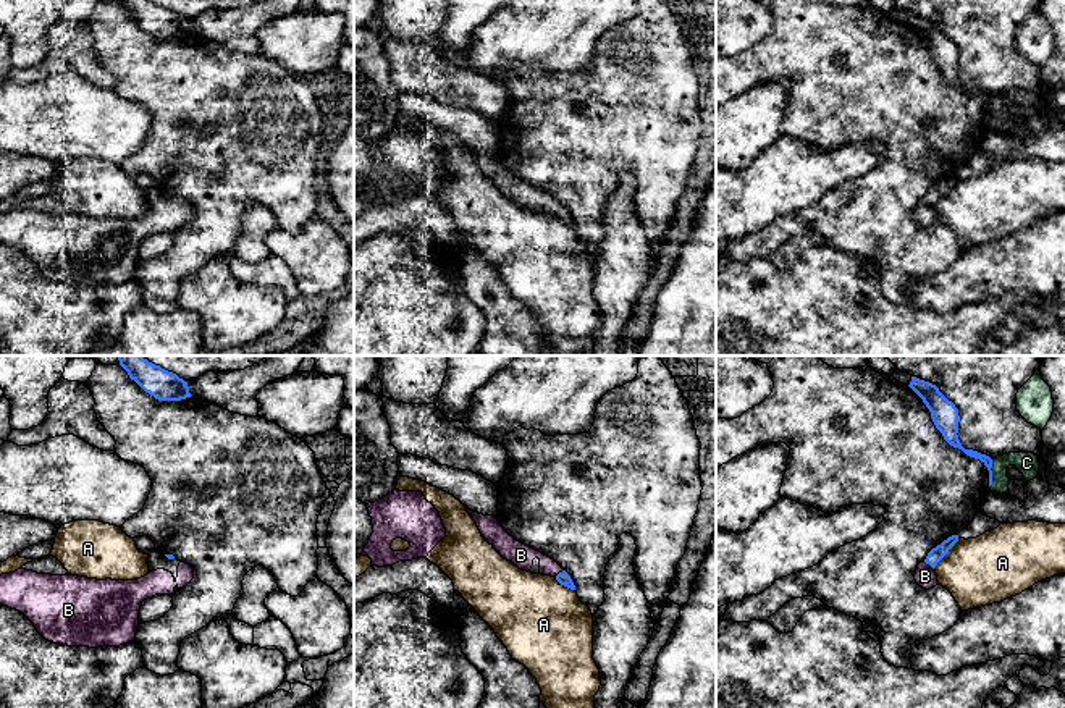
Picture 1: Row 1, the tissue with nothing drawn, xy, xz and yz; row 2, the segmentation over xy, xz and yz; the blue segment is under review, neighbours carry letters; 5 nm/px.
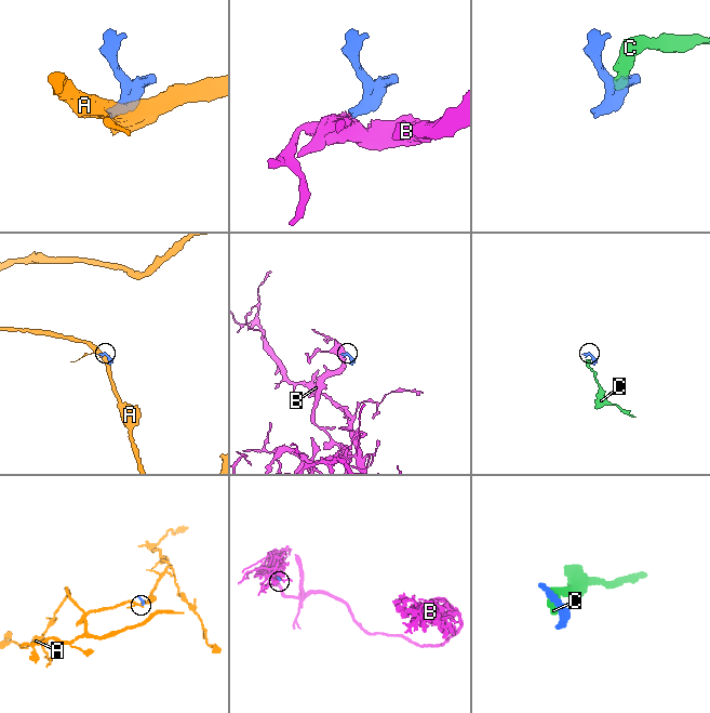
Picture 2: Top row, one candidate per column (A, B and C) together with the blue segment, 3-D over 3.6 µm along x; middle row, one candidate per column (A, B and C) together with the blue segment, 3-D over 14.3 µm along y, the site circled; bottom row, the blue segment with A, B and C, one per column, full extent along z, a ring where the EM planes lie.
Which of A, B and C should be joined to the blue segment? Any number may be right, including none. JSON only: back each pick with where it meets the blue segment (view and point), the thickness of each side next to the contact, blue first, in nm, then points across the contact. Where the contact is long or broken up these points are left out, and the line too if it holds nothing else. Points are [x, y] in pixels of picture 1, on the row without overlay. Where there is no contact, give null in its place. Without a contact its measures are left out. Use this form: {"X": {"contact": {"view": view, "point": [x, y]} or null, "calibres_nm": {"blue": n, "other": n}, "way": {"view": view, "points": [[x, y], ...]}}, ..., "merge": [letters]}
{"B": {"contact": {"view": "yz", "point": [928, 201]}, "calibres_nm": {"blue": 70, "other": 100}, "way": {"view": "yz", "points": [[939, 189], [928, 201], [925, 214]]}}, "merge": ["B"]}

